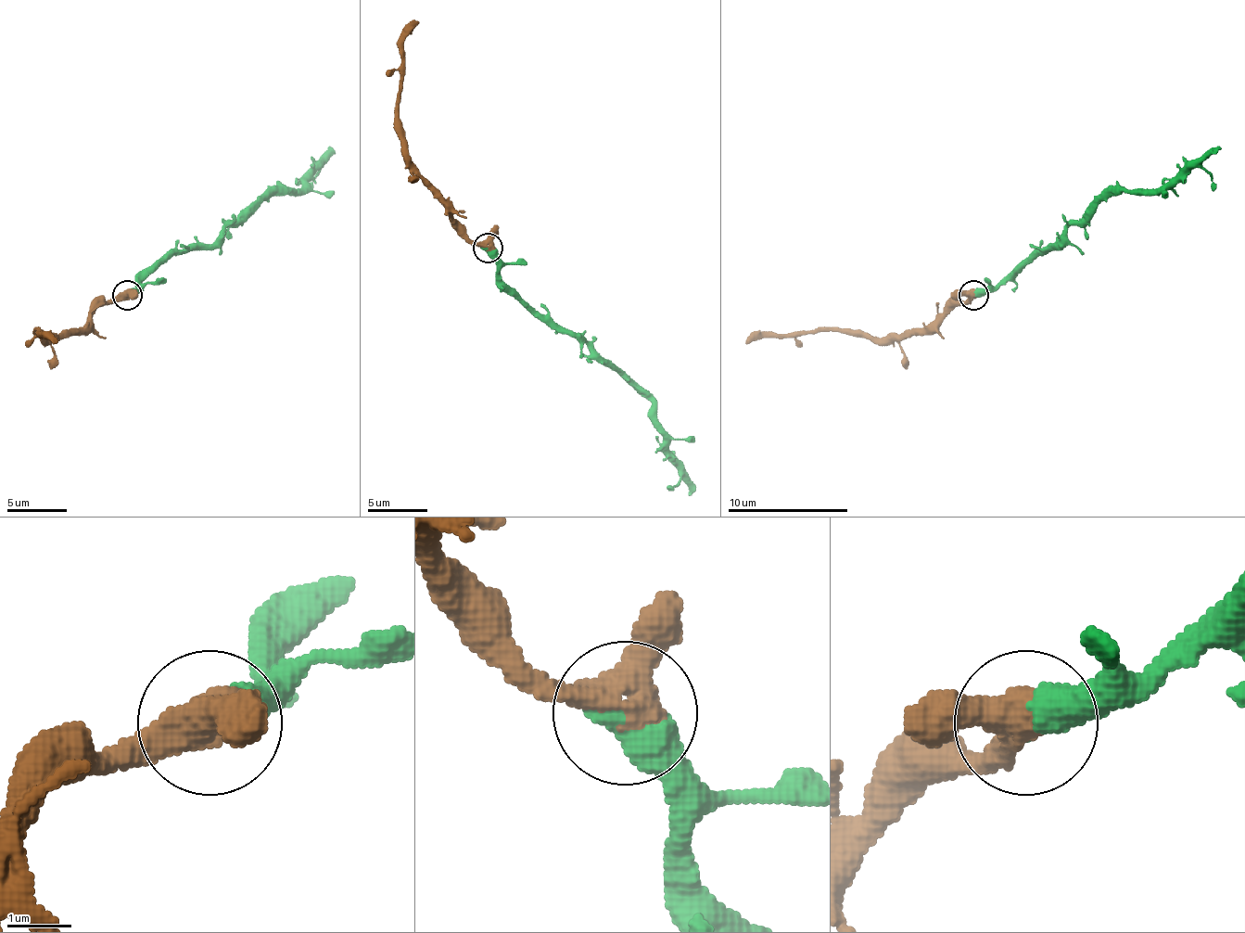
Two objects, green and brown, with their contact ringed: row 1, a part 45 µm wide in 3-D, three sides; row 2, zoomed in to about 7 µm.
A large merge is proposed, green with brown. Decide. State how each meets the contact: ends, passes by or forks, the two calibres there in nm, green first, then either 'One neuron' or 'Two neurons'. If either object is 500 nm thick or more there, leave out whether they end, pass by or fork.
Thickness 550 nm (green) against 550 nm. One neuron

